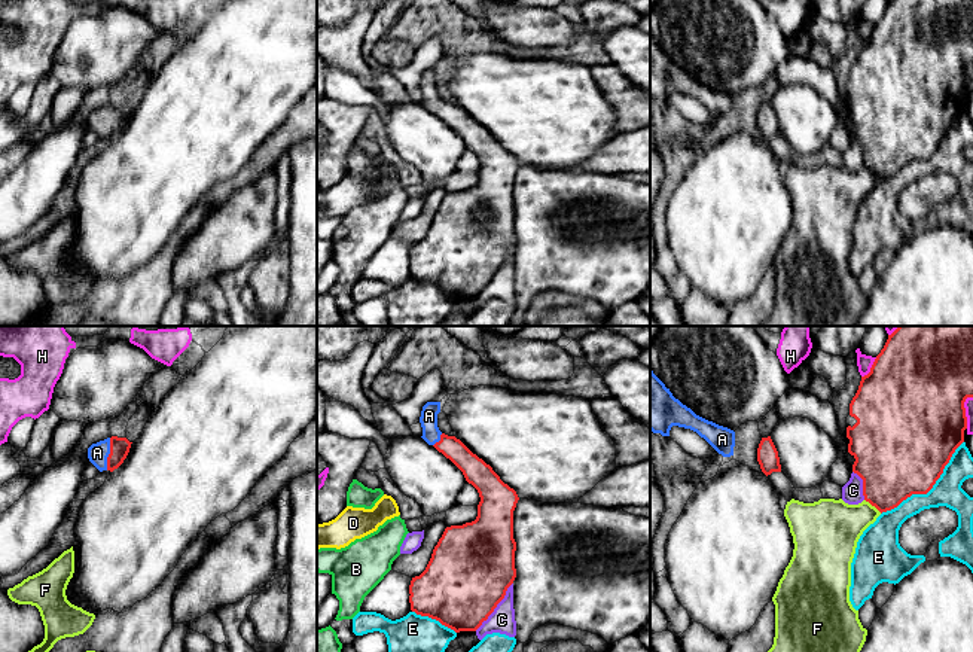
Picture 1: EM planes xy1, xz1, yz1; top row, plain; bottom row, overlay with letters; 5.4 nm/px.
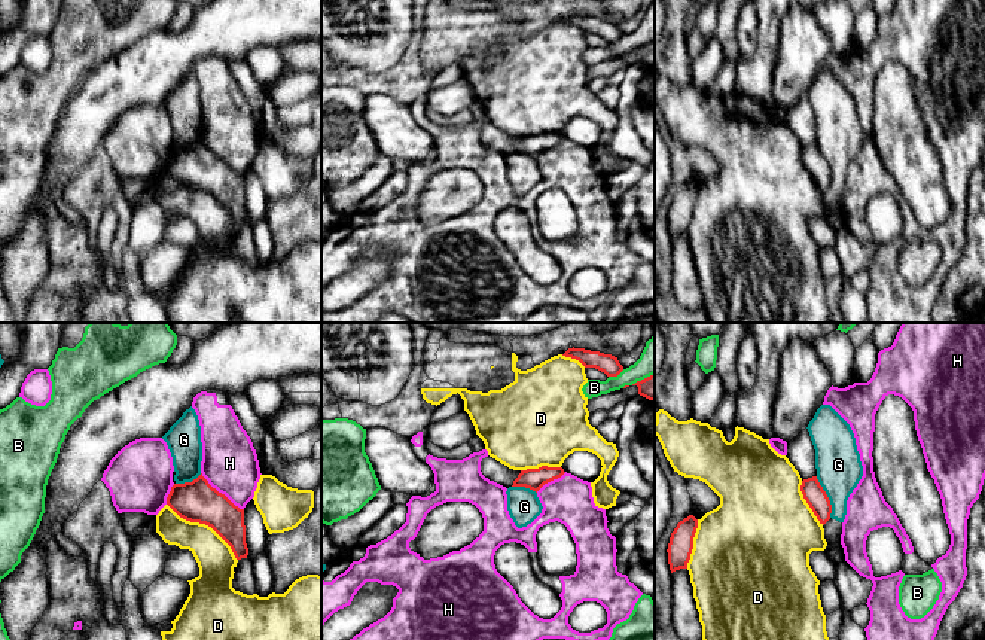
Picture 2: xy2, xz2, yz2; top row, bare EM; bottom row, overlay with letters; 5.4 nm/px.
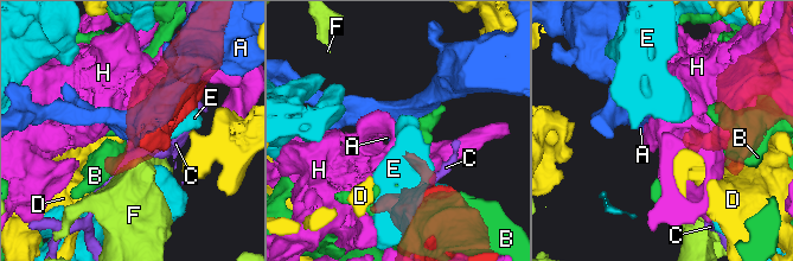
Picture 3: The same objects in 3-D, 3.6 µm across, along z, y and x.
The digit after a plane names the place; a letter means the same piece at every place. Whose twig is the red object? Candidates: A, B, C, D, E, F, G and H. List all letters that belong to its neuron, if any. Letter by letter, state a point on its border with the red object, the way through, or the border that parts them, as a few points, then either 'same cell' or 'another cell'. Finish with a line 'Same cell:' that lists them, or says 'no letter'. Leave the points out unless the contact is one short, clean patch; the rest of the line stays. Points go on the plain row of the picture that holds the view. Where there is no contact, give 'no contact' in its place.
A: contact xy1 (109, 121); way xy1 (119, 113), (109, 121), (97, 119); same cell
B: contact xz2 (616, 42); another cell
C: contact xz1 (496, 273); another cell
D: contact xy2 (206, 191); another cell
E: contact yz1 (929, 157); another cell
F: contact yz1 (874, 171); another cell
G: contact yz2 (828, 164); border yz2 (816, 143), (829, 167), (831, 183); another cell
H: contact xy2 (220, 160); another cell
Same cell: A

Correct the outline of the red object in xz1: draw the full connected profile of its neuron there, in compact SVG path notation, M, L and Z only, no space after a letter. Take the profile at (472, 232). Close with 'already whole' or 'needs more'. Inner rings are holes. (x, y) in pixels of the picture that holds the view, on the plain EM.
M427 68L423 73L420 83L421 104L463 138L466 147L478 156L481 168L475 188L445 195L426 237L411 247L409 269L411 277L417 281L436 286L455 299L476 298L504 265L507 255L516 244L513 177L519 164L489 131L473 121L460 106L439 97L439 79L440 68Z | needs more

